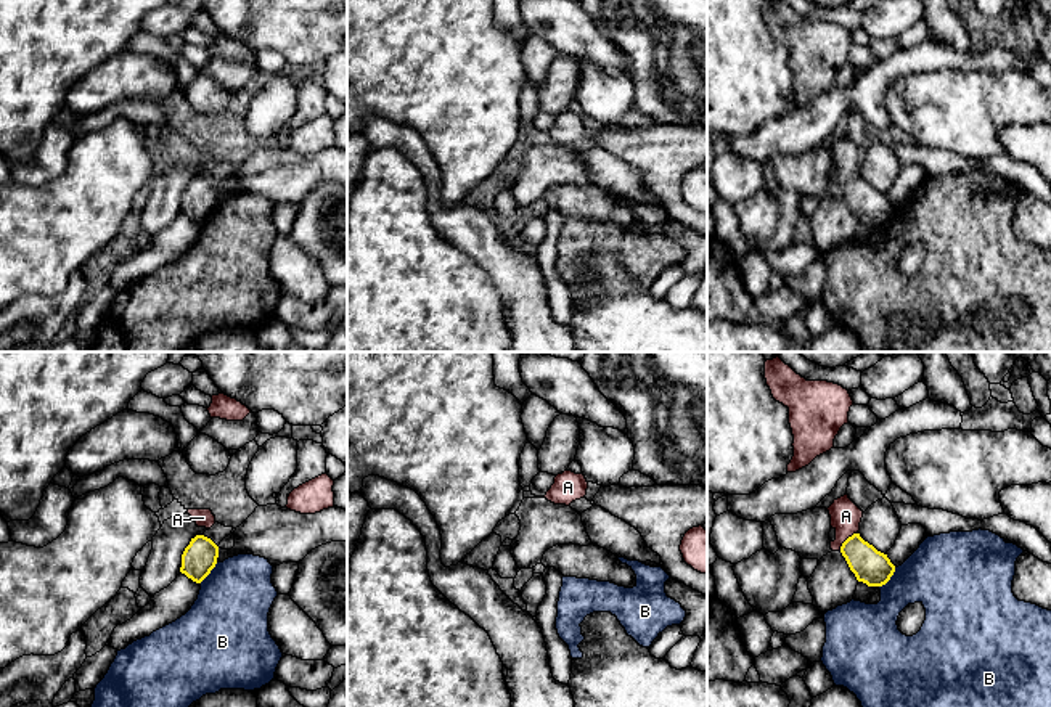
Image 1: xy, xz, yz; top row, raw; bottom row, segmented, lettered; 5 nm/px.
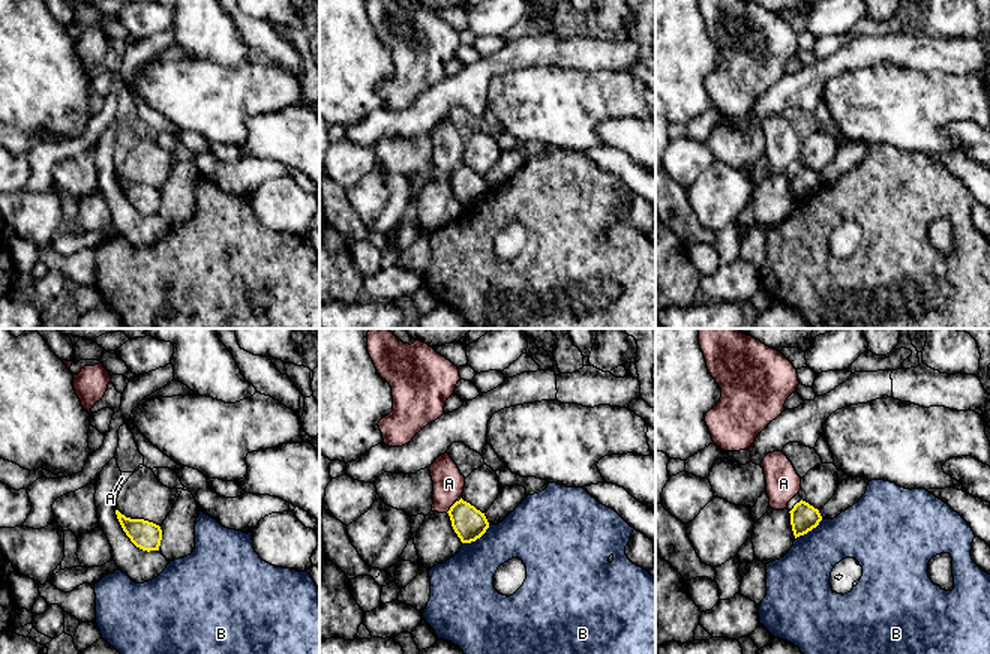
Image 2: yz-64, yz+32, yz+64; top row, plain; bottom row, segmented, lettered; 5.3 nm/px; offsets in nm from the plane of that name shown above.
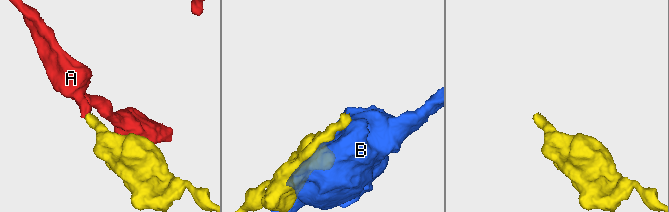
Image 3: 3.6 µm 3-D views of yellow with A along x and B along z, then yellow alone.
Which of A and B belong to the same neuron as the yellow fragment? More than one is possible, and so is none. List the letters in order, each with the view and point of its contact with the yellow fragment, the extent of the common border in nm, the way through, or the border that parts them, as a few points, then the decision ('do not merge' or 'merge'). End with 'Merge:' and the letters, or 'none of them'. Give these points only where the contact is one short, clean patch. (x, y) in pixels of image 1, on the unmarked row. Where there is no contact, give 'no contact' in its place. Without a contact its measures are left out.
A: contact yz (846, 180); length 130 nm; way yz (870, 206), (846, 180), (846, 156); merge
B: contact yz (889, 219); length 140 nm; do not merge
Merge: A

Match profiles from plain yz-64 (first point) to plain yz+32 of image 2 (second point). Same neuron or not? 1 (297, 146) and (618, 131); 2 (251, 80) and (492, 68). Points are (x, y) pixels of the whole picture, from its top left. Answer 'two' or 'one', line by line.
1: one
2: two

